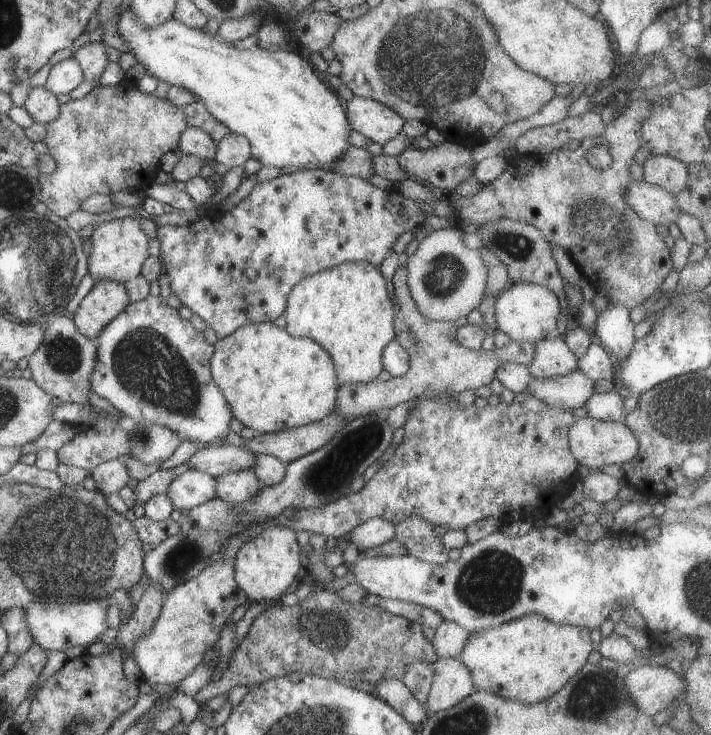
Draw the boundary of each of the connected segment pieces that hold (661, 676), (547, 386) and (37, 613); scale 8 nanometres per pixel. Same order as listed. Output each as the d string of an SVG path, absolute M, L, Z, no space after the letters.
M662 664L639 665L623 677L626 693L631 702L647 716L671 705L686 691L685 678Z
M576 368L549 380L531 379L525 390L535 398L539 396L539 400L543 400L545 404L571 410L584 406L585 401L594 393L593 384L590 378Z
M110 598L103 600L89 600L75 604L40 604L31 602L23 606L23 618L27 632L31 634L33 644L37 644L43 651L64 651L68 647L80 646L85 648L97 642L97 638L108 628L105 622L105 613L109 606Z

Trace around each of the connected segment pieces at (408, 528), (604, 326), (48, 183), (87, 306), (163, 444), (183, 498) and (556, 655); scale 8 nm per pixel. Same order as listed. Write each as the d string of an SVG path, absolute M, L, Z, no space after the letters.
M407 516L394 526L394 539L405 546L407 554L429 564L443 564L448 560L448 551L441 546L433 529L427 520Z
M608 300L606 306L596 314L592 336L611 350L616 361L621 362L630 354L634 343L633 326L628 310L621 304Z
M125 78L120 82L114 84L114 86L97 86L93 88L91 92L87 92L85 96L79 98L79 100L70 100L61 104L59 106L59 116L53 118L51 122L44 124L45 136L43 136L43 143L46 143L48 155L53 158L56 164L56 170L53 174L46 176L46 174L40 173L39 184L41 184L41 198L39 201L45 204L45 206L50 210L50 213L59 216L59 218L65 219L65 216L71 214L73 211L79 210L79 200L83 200L88 195L91 194L103 194L109 195L111 192L117 192L119 190L127 190L130 192L139 192L154 181L154 177L158 174L160 170L160 160L161 156L165 152L172 152L178 148L179 136L184 132L187 127L187 122L185 122L185 112L183 108L177 108L175 104L171 104L169 100L165 98L157 98L154 96L153 92L151 94L145 94L141 92L138 88L138 83L134 81L127 81Z
M97 280L71 318L75 328L83 336L94 341L97 334L124 310L127 304L129 296L123 283Z
M133 421L133 426L126 431L129 436L129 452L137 462L153 464L169 459L177 446L182 442L166 427L157 424L139 426Z
M188 469L171 480L166 494L167 498L171 498L174 510L189 511L216 497L215 476Z
M527 614L501 626L469 633L456 660L471 674L473 691L487 690L495 696L503 696L505 700L513 698L521 704L535 704L541 698L547 698L557 692L586 663L587 655L592 649L589 632L588 628L557 624L539 614Z

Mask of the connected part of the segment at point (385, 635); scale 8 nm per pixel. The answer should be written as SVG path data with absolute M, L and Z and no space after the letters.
M317 583L313 586L311 594L295 606L284 606L280 602L267 604L266 608L251 620L247 635L243 636L242 643L235 648L234 655L231 656L230 663L222 672L220 679L211 681L191 698L198 707L201 707L207 700L227 693L234 686L255 688L269 678L285 676L294 671L304 676L324 677L340 682L360 680L370 685L383 678L397 678L401 681L405 668L411 662L422 659L425 662L437 660L419 625L385 612L374 604L368 606L360 603L349 604L341 600L329 586Z

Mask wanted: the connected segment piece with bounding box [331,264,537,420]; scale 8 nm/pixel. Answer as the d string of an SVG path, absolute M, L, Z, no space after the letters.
M398 264L395 274L390 278L393 290L393 302L396 313L394 316L394 340L406 350L409 358L409 369L399 377L391 377L386 381L378 379L367 383L347 383L338 386L335 396L333 414L339 414L347 420L363 415L379 413L389 410L401 402L413 400L423 392L449 392L458 394L464 390L476 390L480 386L487 386L494 378L497 368L509 362L525 365L531 364L535 358L537 341L518 342L510 341L507 345L493 350L467 350L456 342L457 326L453 321L429 320L417 310L415 302L411 300L409 288L405 284L407 270L403 264Z

